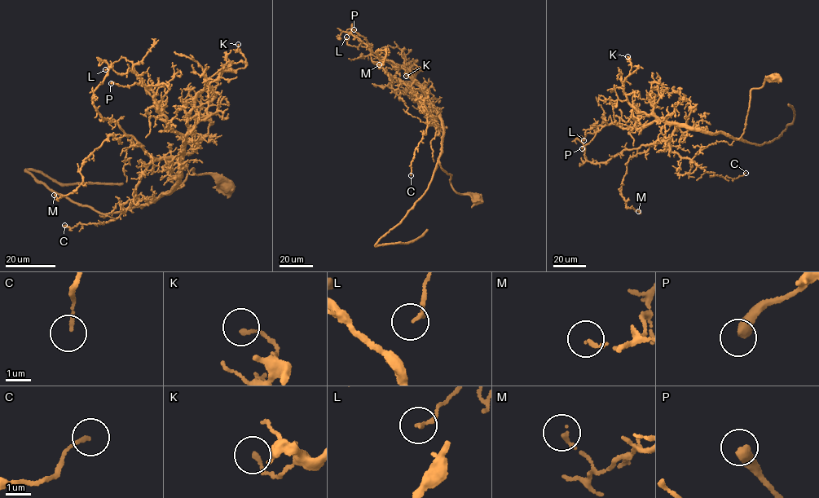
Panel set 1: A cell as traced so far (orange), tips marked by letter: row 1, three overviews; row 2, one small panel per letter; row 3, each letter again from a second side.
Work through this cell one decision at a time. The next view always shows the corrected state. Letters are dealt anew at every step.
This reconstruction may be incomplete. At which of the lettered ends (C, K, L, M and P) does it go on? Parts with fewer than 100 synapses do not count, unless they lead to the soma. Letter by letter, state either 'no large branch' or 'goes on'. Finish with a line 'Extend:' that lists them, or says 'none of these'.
C: no large branch
K: no large branch
L: no large branch
M: no large branch
P: no large branch
Extend: none of these

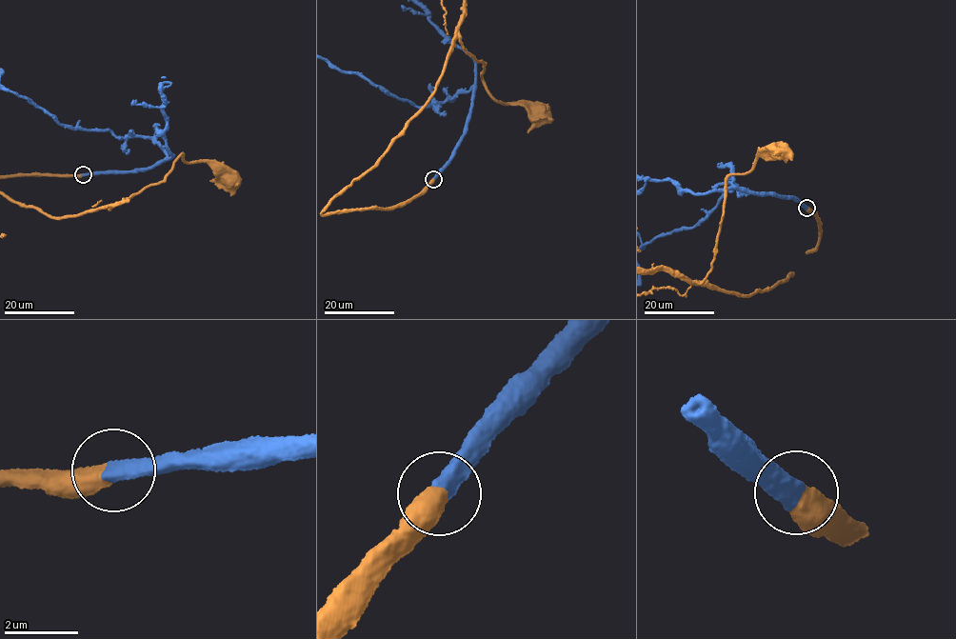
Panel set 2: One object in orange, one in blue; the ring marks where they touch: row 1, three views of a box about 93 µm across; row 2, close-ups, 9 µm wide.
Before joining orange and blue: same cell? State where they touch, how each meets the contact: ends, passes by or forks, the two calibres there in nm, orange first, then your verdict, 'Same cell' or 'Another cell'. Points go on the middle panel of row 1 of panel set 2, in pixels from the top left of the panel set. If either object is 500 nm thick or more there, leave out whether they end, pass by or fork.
Place: (433, 179). Thickness 600 nm (orange) against 550 nm. Same cell

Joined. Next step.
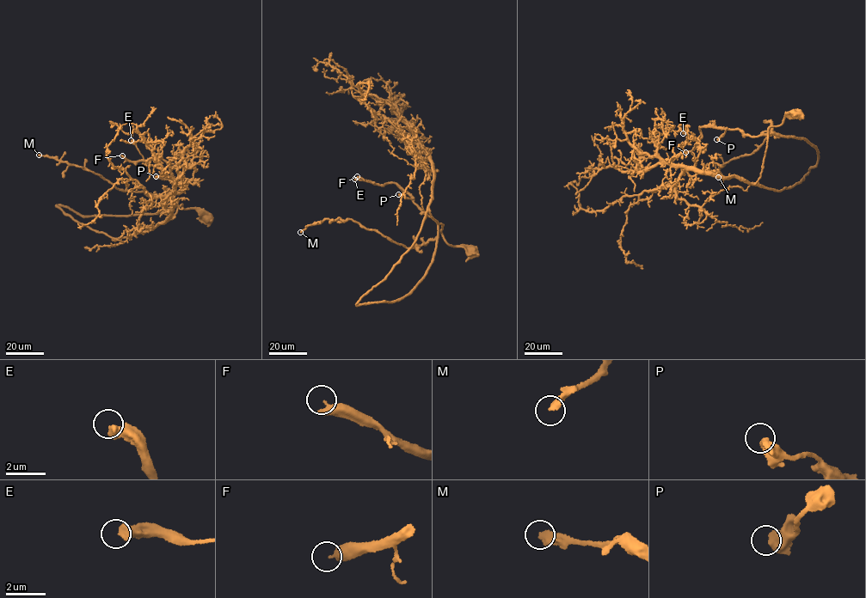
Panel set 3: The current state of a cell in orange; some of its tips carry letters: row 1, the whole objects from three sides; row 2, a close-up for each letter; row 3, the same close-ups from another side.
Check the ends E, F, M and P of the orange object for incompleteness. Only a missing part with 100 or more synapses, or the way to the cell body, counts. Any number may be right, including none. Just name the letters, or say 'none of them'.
F

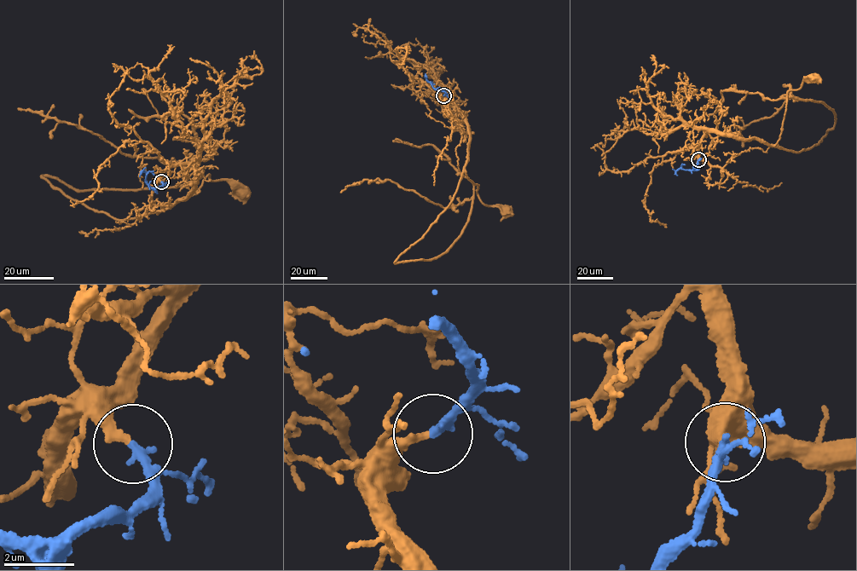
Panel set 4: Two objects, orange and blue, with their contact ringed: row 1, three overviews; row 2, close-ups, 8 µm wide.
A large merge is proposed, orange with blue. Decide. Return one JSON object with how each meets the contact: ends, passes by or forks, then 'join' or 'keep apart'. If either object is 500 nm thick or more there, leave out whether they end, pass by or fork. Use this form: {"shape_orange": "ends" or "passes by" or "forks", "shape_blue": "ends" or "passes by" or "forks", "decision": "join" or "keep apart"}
{"shape_orange": "ends", "shape_blue": "ends", "decision": "join"}

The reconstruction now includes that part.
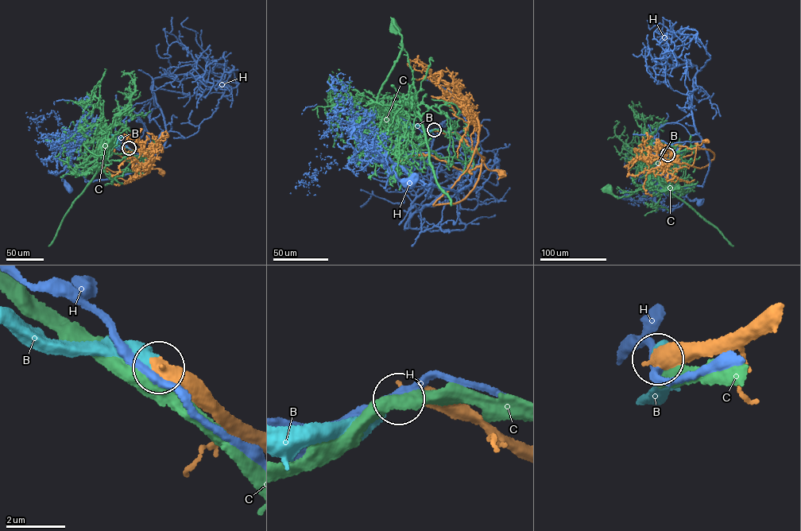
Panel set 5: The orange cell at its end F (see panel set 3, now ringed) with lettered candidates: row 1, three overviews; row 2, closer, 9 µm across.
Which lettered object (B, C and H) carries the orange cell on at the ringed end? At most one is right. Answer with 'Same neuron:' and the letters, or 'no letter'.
Same neuron: B

